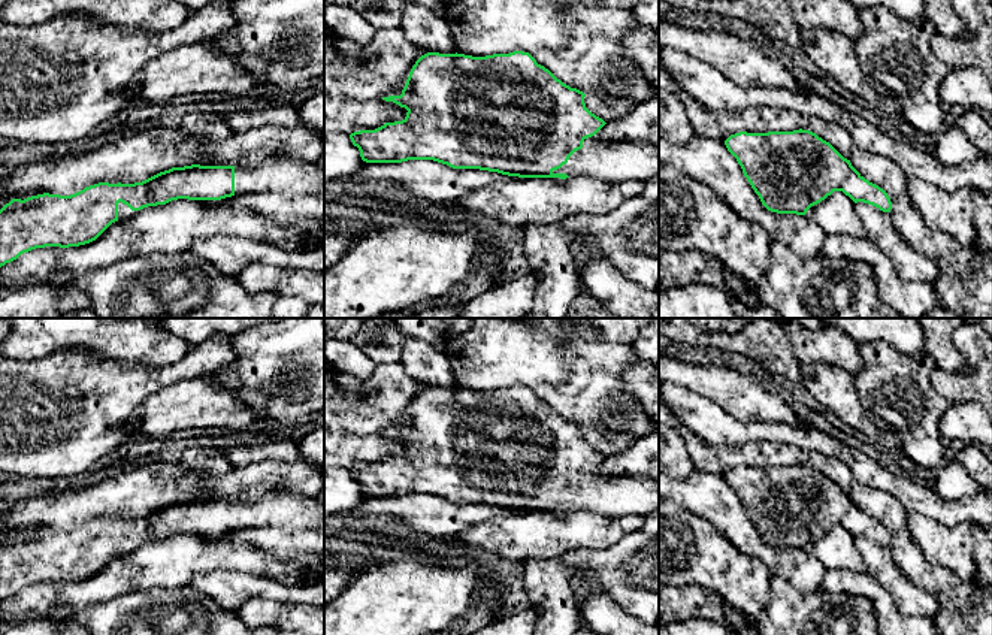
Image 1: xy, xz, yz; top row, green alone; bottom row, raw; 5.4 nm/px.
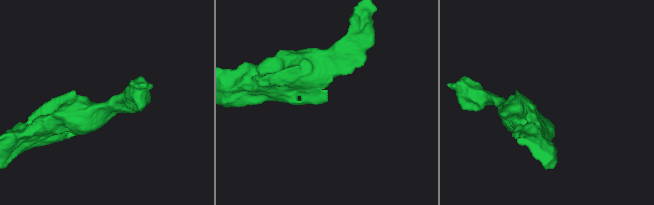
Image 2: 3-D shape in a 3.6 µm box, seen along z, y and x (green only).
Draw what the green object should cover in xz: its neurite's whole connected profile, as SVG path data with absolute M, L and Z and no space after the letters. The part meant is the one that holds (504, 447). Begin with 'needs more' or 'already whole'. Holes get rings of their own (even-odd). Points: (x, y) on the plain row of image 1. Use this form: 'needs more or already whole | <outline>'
needs more | M514 385L509 388L493 388L486 391L472 391L465 388L439 388L427 387L421 390L412 400L406 418L400 430L382 432L385 436L393 436L400 442L405 442L406 451L402 456L385 457L375 465L360 465L350 469L354 481L359 483L360 492L366 498L402 498L408 495L433 495L447 499L453 504L480 504L489 507L497 507L508 511L518 512L577 512L592 511L595 514L613 518L626 515L650 515L659 511L659 481L647 477L608 477L596 474L595 469L607 459L602 453L592 448L584 438L586 429L577 423L571 423L557 414L548 403L538 399L536 394L523 385Z

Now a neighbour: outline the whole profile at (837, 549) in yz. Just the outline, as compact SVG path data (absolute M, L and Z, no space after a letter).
M834 526L820 538L811 541L805 550L826 569L867 572L867 565L858 550L856 538L843 526Z

